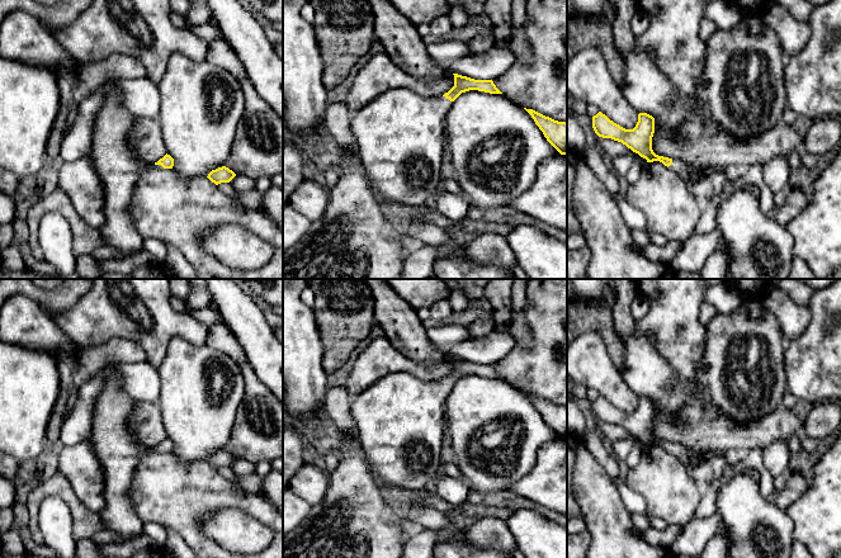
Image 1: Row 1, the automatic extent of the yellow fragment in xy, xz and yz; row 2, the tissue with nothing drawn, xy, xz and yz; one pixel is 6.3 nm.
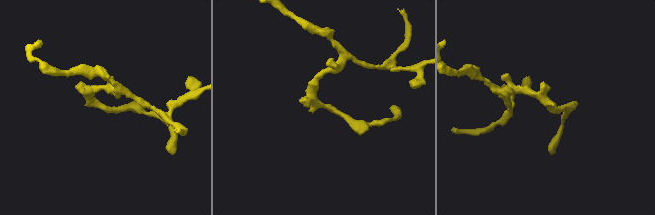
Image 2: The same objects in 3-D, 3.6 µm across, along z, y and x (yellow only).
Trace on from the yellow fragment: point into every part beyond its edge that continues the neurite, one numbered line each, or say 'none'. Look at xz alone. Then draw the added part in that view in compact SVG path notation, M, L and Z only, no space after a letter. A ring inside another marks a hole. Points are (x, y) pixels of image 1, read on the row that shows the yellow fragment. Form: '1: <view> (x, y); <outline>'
1: xz (400, 136); M400 88L383 93L351 115L365 178L388 200L419 208L436 193L441 179L445 136L443 123L453 101L424 98Z

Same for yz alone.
1: yz (713, 184); M672 160L668 166L685 183L688 190L700 202L709 202L720 195L724 188L734 184L737 175L742 170L728 170L720 166L709 166L709 172L700 180L693 181L689 179L689 165L680 160Z

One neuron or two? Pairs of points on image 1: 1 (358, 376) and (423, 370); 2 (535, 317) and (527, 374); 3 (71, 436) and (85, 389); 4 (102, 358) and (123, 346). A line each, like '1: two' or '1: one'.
1: one
2: one
3: one
4: one

